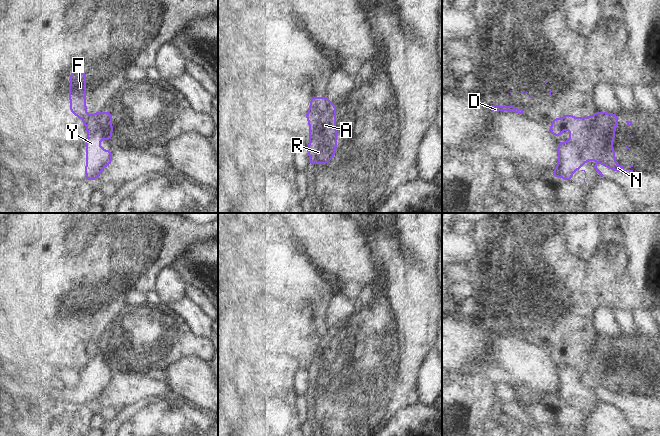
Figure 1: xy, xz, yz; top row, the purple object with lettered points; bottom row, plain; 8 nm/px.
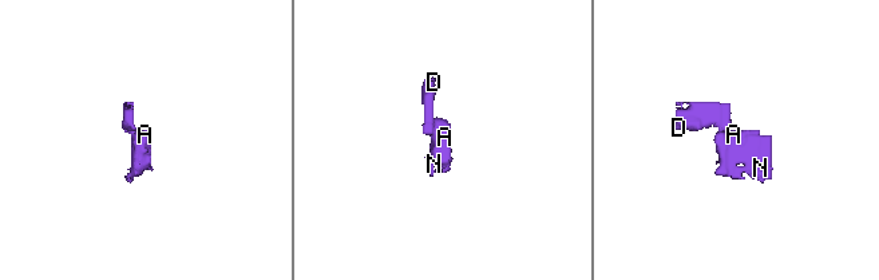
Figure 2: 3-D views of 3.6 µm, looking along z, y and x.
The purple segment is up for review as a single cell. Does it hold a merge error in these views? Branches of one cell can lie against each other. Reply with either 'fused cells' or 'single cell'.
fused cells

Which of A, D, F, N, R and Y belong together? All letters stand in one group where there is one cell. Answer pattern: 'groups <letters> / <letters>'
groups A N R Y / D F

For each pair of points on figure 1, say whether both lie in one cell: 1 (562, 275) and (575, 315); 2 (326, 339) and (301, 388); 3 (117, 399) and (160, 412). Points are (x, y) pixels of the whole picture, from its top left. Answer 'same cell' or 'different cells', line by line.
1: same cell
2: different cells
3: different cells

